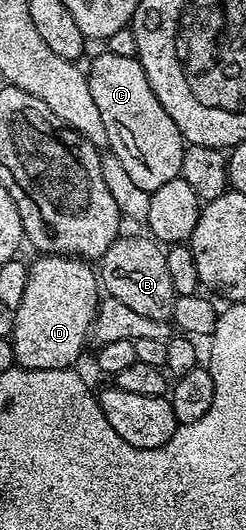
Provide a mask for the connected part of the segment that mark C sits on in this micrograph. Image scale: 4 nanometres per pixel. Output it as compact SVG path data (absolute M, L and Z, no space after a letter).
M102 52L93 60L92 67L87 67L86 73L94 104L98 104L102 124L106 124L107 149L122 160L134 184L151 192L162 188L166 180L179 178L186 143L178 132L178 124L174 124L166 108L158 104L158 96L154 96L154 88L150 88L150 80L146 80L140 59Z

